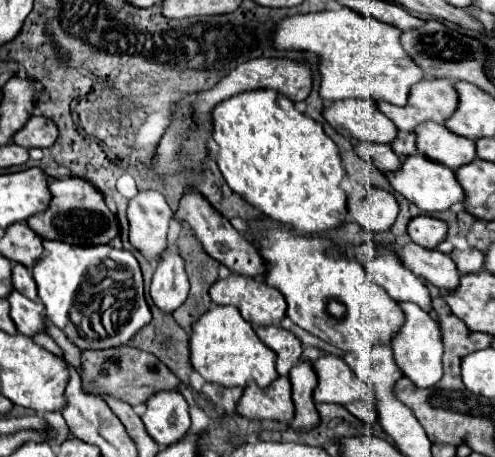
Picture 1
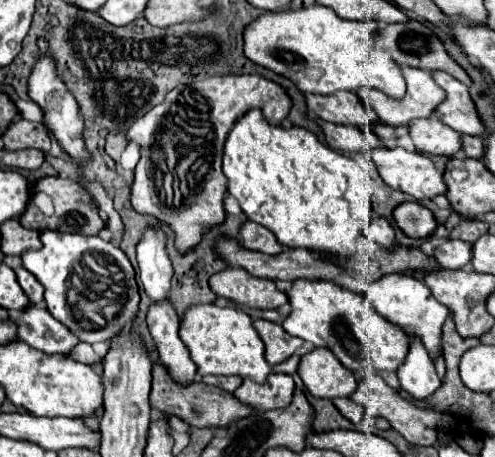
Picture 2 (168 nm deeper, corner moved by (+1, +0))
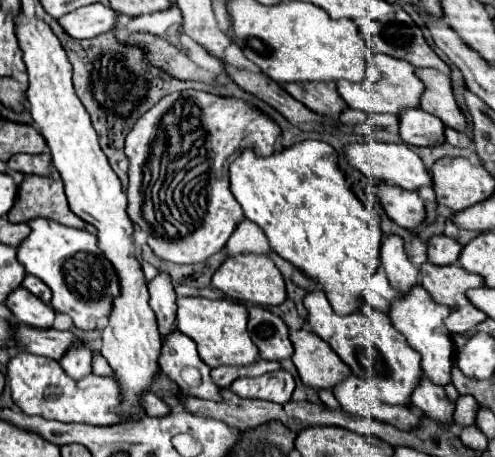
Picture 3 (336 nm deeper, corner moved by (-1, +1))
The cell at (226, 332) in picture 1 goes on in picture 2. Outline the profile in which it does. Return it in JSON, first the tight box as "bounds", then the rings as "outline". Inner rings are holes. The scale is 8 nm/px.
{"bounds":[180,304,272,382],"outline":[[[216,304],[190,306],[180,320],[180,338],[184,340],[184,344],[188,344],[190,356],[198,364],[198,372],[202,376],[206,376],[206,374],[242,376],[242,378],[252,378],[256,382],[264,382],[266,376],[272,372],[270,364],[266,364],[266,358],[262,356],[262,340],[258,340],[258,334],[252,326],[252,318],[238,308],[218,308]]]}

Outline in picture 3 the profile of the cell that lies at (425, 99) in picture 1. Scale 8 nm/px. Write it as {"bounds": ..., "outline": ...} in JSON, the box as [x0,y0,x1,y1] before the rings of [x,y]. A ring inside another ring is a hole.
{"bounds":[338,53,424,115],"outline":[[[372,53],[372,63],[380,67],[382,73],[386,75],[382,81],[364,81],[364,83],[340,81],[338,83],[338,91],[342,99],[348,103],[348,107],[366,113],[392,113],[392,115],[398,115],[402,109],[420,107],[420,95],[424,93],[424,83],[416,79],[414,67],[410,63],[404,63],[404,59],[388,57],[384,53]]]}

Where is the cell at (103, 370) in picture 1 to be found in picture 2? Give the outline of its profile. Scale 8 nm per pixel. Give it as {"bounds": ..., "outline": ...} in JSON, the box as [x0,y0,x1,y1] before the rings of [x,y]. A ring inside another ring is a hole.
{"bounds":[150,364,254,428],"outline":[[[154,364],[154,380],[152,380],[152,392],[150,392],[150,406],[160,410],[162,414],[174,414],[196,428],[226,428],[232,422],[246,418],[254,414],[254,408],[242,404],[238,398],[234,398],[230,392],[218,388],[218,386],[206,386],[204,382],[194,382],[190,386],[176,384],[166,368],[162,364]]]}

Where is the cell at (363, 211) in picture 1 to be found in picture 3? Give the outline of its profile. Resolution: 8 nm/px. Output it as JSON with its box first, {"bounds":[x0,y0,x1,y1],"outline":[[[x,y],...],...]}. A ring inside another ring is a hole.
{"bounds":[380,235,418,291],"outline":[[[384,235],[382,247],[380,247],[380,261],[382,269],[388,275],[388,281],[398,291],[408,291],[418,283],[416,269],[406,257],[404,241],[398,235]]]}

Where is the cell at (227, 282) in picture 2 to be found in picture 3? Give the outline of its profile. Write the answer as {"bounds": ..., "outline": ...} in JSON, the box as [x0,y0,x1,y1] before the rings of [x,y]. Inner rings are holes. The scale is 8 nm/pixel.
{"bounds":[212,253,286,305],"outline":[[[242,253],[228,257],[220,269],[212,277],[212,285],[220,289],[226,297],[232,297],[236,301],[248,301],[254,305],[280,305],[286,299],[286,287],[284,277],[278,271],[278,267],[264,255],[254,253]]]}

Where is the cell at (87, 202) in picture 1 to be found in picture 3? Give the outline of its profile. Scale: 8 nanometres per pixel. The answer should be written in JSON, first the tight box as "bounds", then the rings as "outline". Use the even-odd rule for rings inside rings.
{"bounds":[8,175,86,229],"outline":[[[24,175],[22,185],[18,187],[16,203],[8,213],[8,219],[12,223],[28,223],[36,217],[48,217],[52,221],[58,221],[60,225],[86,229],[86,223],[68,207],[62,179]]]}

